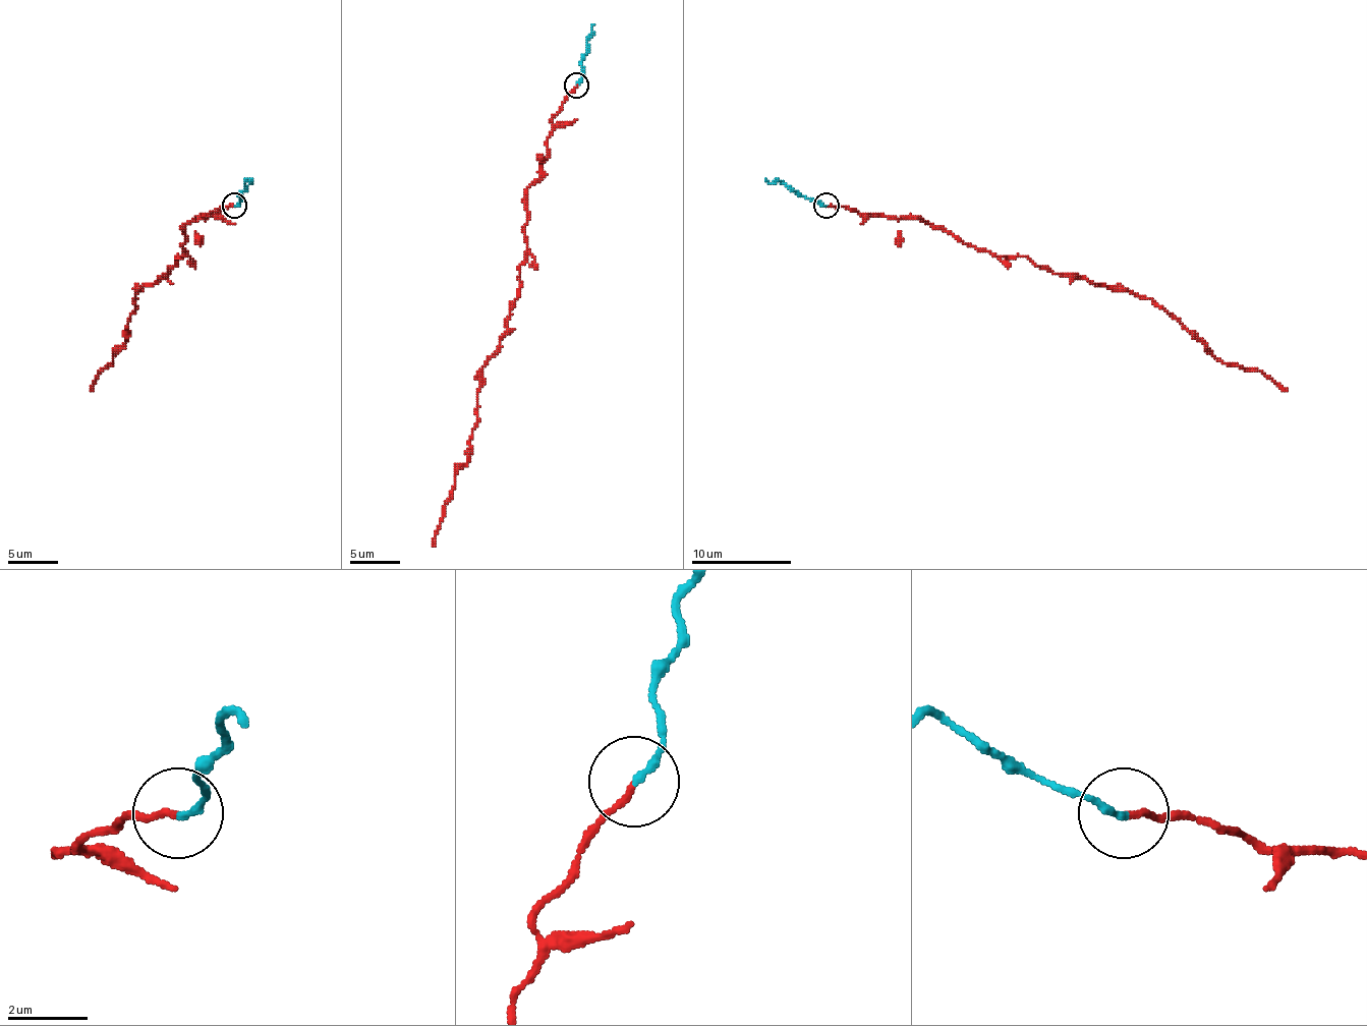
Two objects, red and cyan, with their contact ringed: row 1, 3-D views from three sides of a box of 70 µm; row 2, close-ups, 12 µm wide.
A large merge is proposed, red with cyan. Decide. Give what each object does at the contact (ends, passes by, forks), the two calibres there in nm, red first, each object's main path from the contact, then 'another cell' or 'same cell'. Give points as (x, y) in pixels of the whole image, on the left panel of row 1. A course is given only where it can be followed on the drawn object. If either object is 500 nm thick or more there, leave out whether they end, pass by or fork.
red ends; cyan ends; calibres 130 and 180 nm; course red (235, 206), (215, 209), (185, 226), (185, 253), (167, 273), (135, 293), (127, 338), (90, 391); course cyan (235, 206), (244, 183), (252, 178); same cell

